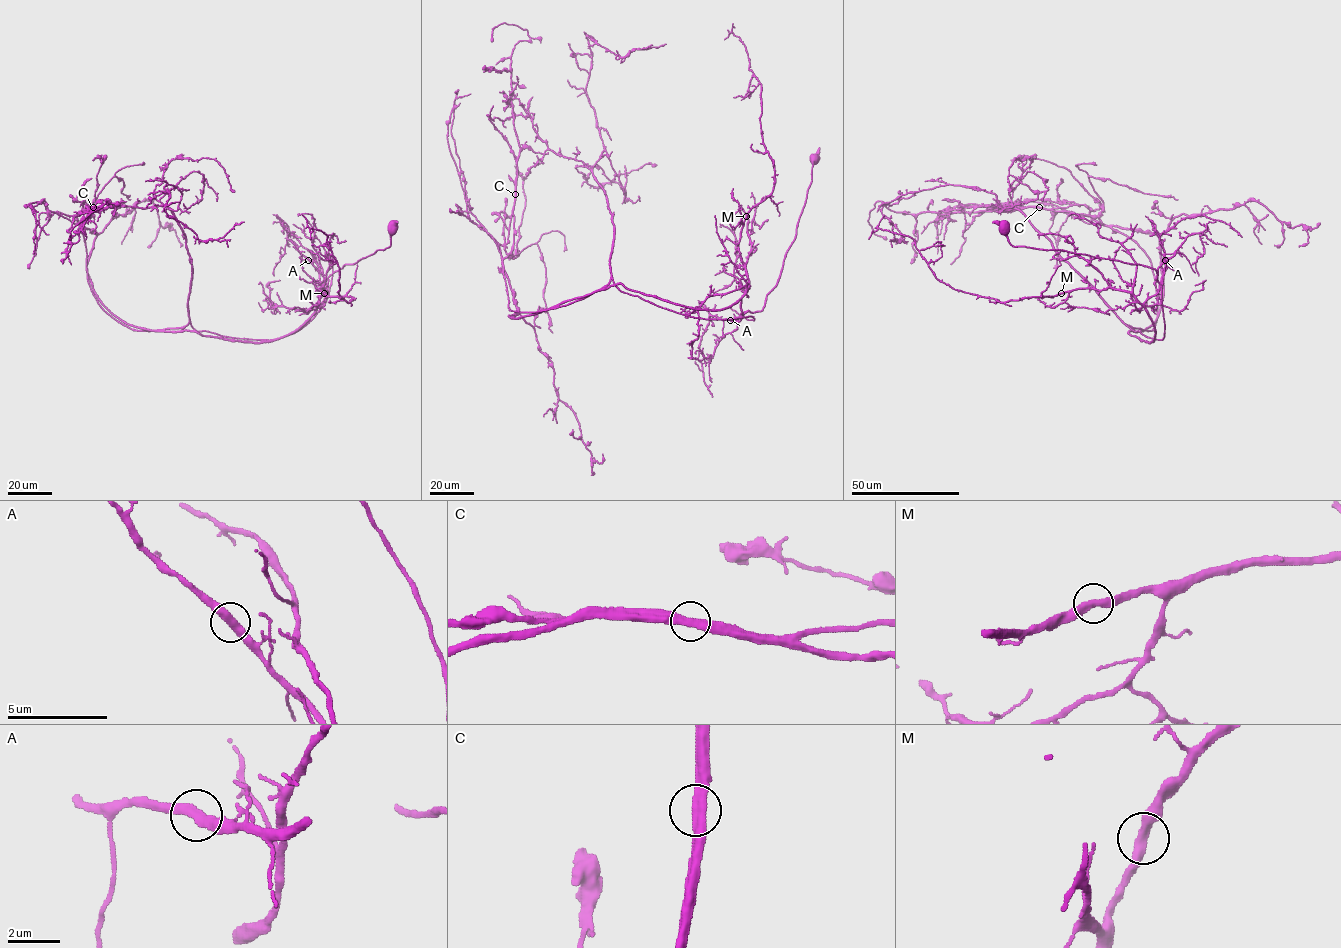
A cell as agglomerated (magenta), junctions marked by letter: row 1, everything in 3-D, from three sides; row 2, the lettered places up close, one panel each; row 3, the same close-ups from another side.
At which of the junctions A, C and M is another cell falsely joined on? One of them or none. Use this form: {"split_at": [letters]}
{"split_at": ["C"]}

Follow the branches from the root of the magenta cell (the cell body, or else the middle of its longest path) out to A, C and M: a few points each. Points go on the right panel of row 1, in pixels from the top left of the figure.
A: (1005, 228), (1004, 235), (1013, 246), (1061, 249), (1144, 265), (1156, 271), (1159, 282), (1166, 268), (1165, 260)
C: (1005, 228), (1013, 246), (1154, 268), (1151, 342), (1129, 332), (1159, 311), (1159, 238), (1040, 207)
M: (1005, 228), (1013, 246), (1144, 265), (1156, 271), (1159, 284), (1158, 291), (1142, 303), (1110, 287), (1061, 293)

